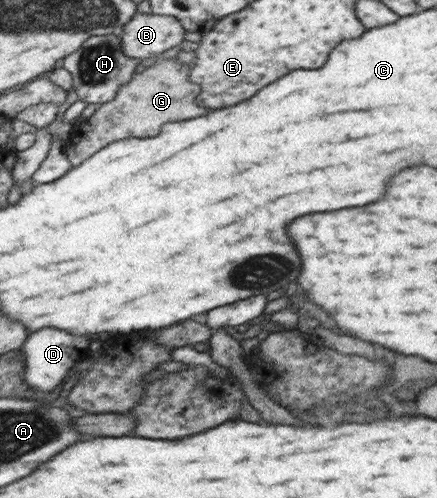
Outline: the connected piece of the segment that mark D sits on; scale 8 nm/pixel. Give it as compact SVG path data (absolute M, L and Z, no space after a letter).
M40 328L32 332L32 336L28 336L27 342L21 348L26 356L26 368L22 377L26 378L28 385L40 391L50 391L60 383L64 384L70 376L70 369L76 365L76 360L88 348L88 342L88 338L74 336L58 328Z

